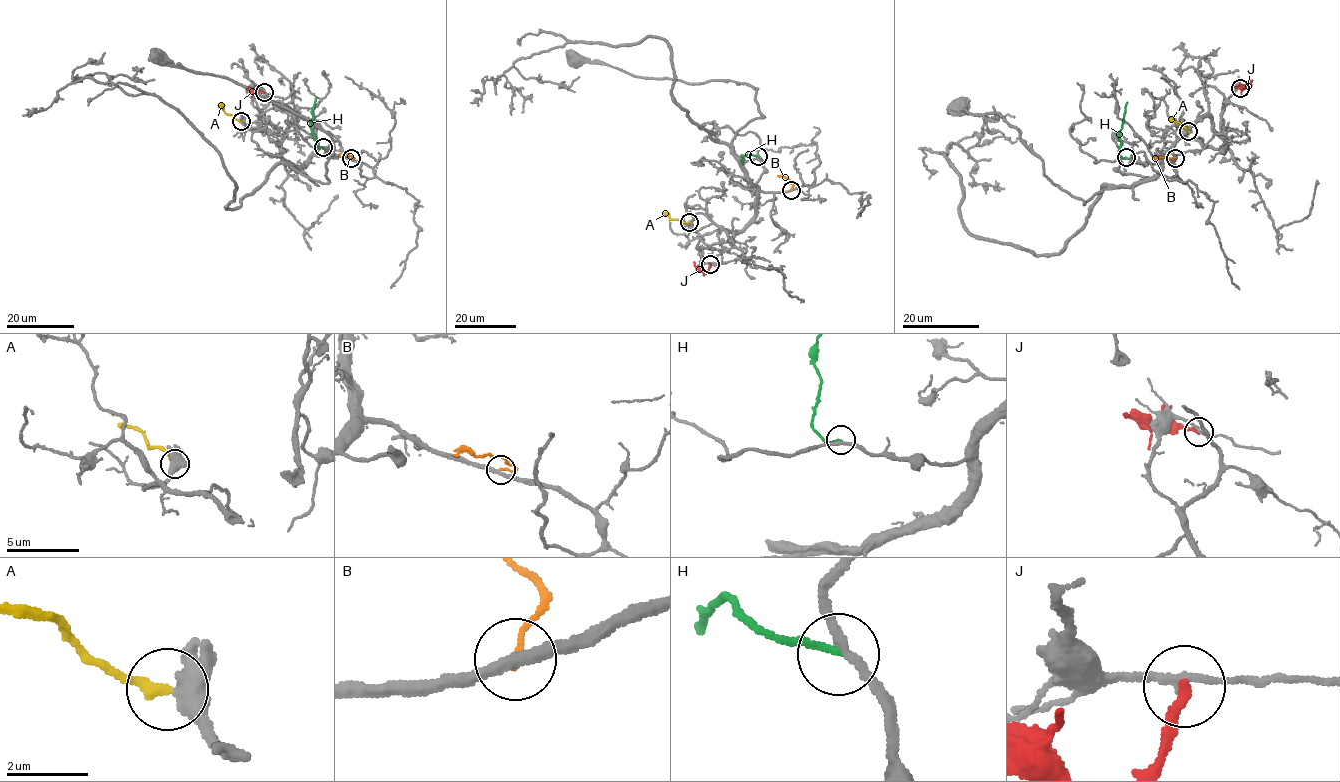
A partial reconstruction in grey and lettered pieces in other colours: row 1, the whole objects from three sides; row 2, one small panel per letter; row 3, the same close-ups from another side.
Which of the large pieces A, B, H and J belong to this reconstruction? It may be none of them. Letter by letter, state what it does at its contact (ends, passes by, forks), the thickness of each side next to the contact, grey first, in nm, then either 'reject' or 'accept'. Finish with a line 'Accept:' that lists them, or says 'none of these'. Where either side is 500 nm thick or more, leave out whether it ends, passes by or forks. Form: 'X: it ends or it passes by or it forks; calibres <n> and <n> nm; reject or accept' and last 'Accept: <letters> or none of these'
A: calibres 500 and 280 nm; accept
B: it ends; calibres 300 and 140 nm; reject
H: it ends; calibres 220 and 170 nm; reject
J: it ends; calibres 170 and 240 nm; reject
Accept: A

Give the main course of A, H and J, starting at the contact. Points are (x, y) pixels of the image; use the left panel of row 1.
A: (241, 121), (227, 114), (219, 103)
H: (323, 148), (318, 147), (310, 127), (316, 98)
J: (263, 93), (246, 89)

